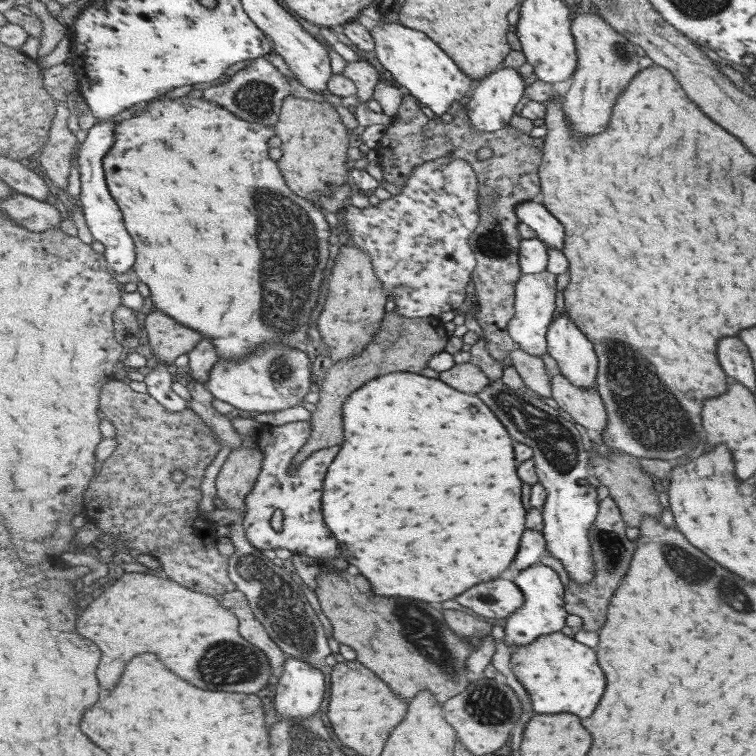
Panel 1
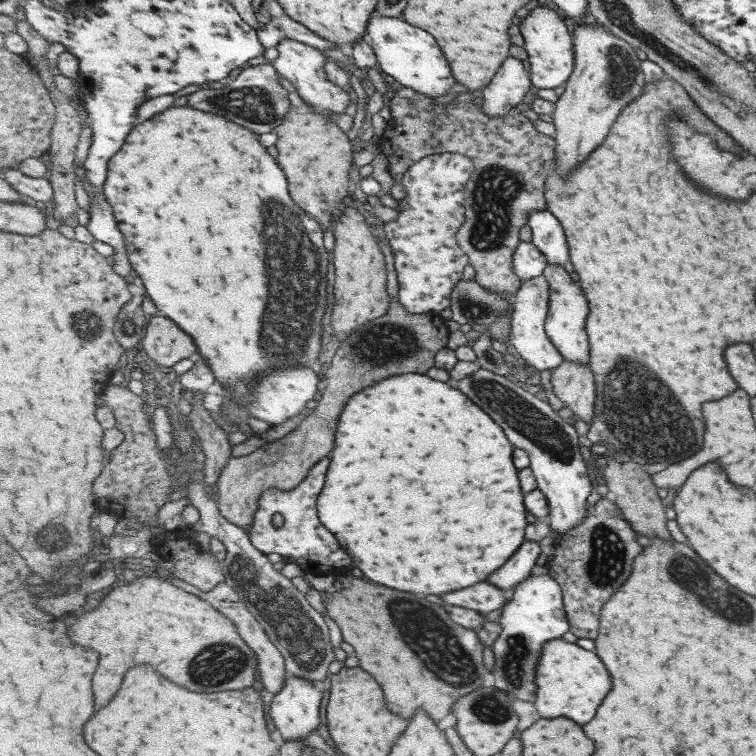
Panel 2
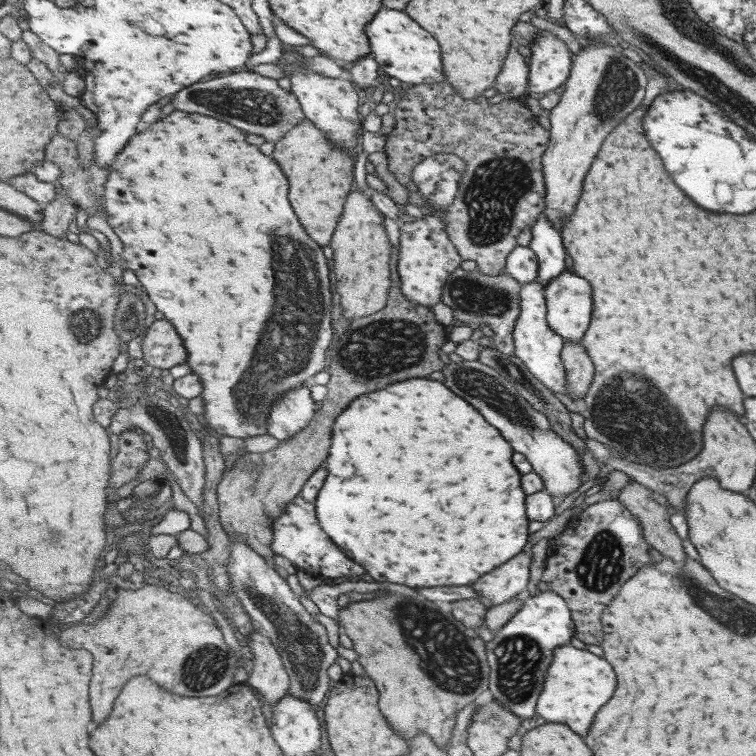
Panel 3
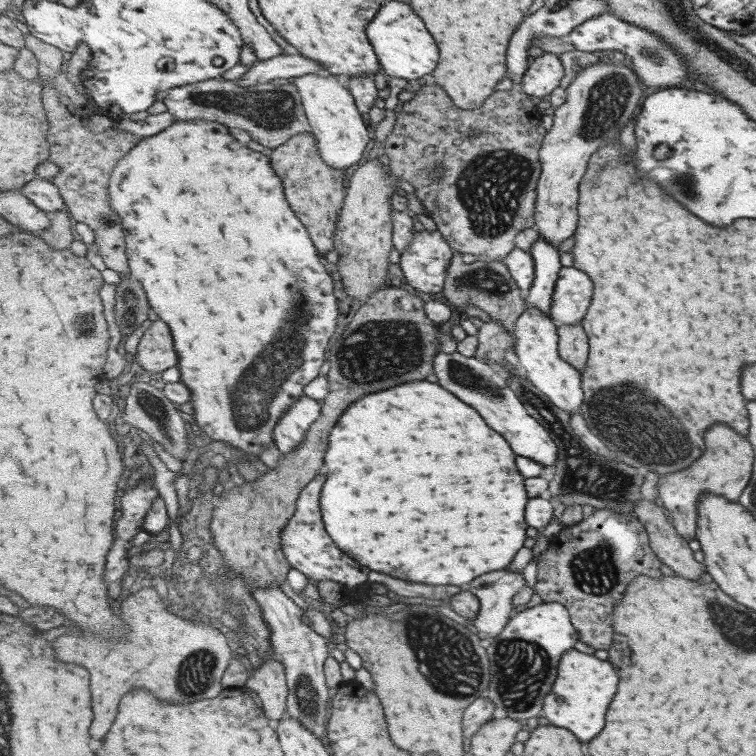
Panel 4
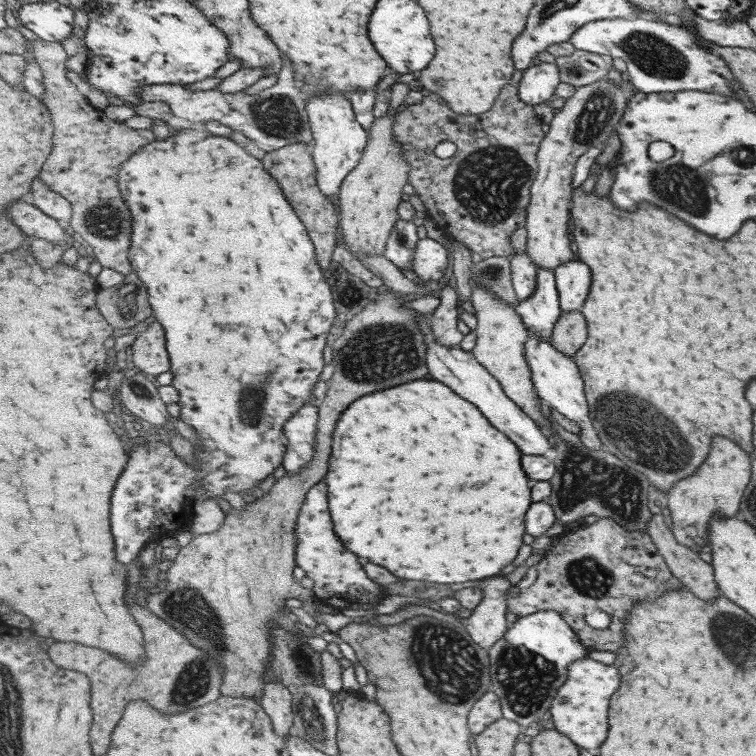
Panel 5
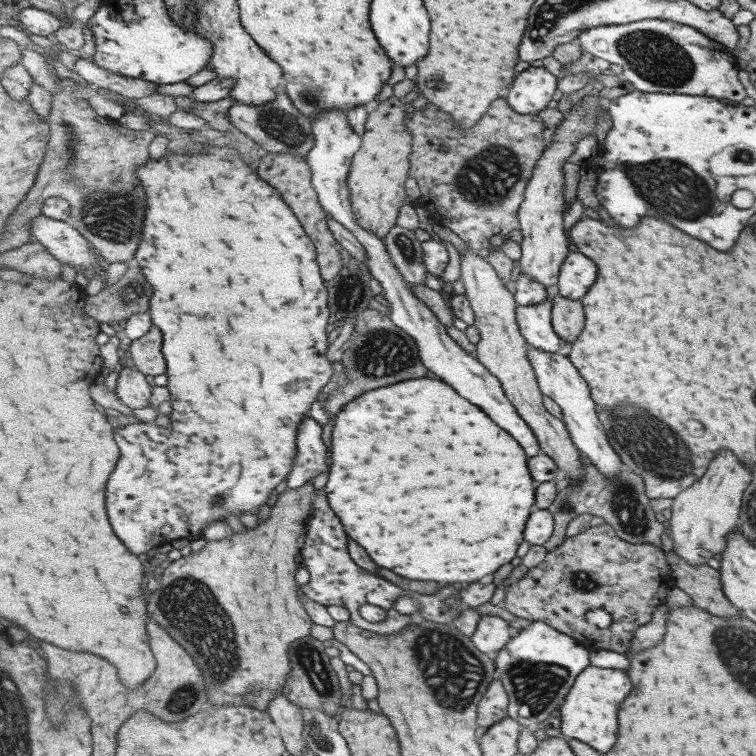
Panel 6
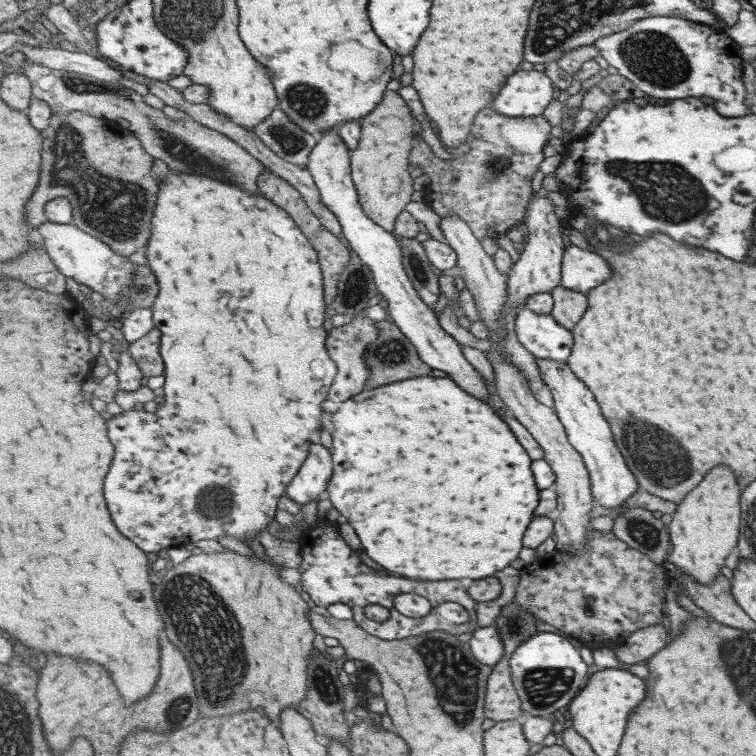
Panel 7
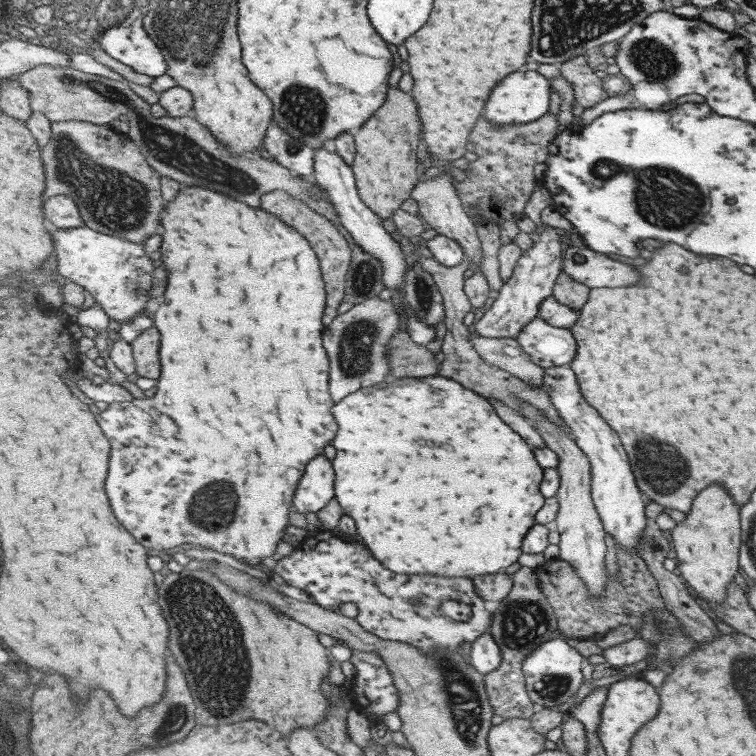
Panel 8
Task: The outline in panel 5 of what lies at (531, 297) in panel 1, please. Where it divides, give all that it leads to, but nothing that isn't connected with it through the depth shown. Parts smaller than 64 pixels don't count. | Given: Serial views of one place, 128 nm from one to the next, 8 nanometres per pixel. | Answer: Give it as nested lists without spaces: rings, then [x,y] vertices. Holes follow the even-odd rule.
[[[531,332],[530,337],[527,344],[525,344],[525,359],[528,360],[528,364],[532,368],[537,394],[551,407],[577,423],[580,427],[578,436],[587,448],[595,451],[605,450],[600,434],[598,434],[595,423],[593,423],[590,402],[585,392],[585,379],[580,372],[580,366],[575,362],[574,358],[557,350],[553,343],[541,340]]]

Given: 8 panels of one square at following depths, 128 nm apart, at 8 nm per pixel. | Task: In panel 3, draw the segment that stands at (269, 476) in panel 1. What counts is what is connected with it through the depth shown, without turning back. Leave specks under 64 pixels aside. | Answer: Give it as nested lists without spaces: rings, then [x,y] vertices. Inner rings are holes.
[[[317,474],[317,478],[313,478],[312,475],[313,482],[309,480],[305,484],[301,490],[301,498],[295,498],[289,502],[285,512],[279,518],[275,518],[275,522],[273,522],[275,540],[271,547],[275,554],[286,557],[310,576],[325,577],[327,580],[344,578],[346,581],[353,581],[353,578],[367,574],[367,570],[361,564],[357,564],[355,560],[347,558],[343,554],[343,550],[339,546],[335,546],[335,542],[329,538],[329,534],[321,528],[321,524],[317,520],[317,512],[315,512],[315,500],[317,500],[317,494],[323,488],[327,476],[329,474]]]

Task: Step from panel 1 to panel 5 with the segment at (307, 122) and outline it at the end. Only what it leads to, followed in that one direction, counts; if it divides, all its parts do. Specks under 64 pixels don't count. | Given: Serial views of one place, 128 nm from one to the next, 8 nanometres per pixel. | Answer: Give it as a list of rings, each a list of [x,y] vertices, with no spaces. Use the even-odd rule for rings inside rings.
[[[297,142],[280,148],[279,150],[266,153],[263,158],[265,170],[272,174],[277,182],[280,183],[284,190],[285,196],[292,203],[297,214],[303,219],[308,233],[316,246],[318,261],[322,270],[329,271],[333,261],[333,252],[337,248],[339,241],[337,240],[337,226],[340,226],[340,218],[337,217],[338,204],[336,200],[327,198],[321,192],[321,186],[317,182],[317,166],[313,158],[312,144],[305,142]]]

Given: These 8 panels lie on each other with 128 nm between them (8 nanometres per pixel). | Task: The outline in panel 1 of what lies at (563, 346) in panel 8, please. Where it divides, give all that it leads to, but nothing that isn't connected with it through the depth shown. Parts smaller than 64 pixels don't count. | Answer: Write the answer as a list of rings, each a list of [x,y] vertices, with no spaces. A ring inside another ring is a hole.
[[[540,199],[527,200],[517,208],[520,222],[528,224],[539,234],[539,239],[548,248],[563,251],[565,248],[565,228],[563,224],[549,212]]]

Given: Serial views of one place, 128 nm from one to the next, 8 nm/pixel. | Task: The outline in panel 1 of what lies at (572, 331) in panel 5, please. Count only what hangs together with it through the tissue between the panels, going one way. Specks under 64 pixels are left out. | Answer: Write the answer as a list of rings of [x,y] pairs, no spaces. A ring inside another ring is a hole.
[[[560,372],[551,379],[552,398],[557,404],[592,435],[604,434],[605,427],[609,425],[609,414],[600,392],[591,387],[577,387]]]

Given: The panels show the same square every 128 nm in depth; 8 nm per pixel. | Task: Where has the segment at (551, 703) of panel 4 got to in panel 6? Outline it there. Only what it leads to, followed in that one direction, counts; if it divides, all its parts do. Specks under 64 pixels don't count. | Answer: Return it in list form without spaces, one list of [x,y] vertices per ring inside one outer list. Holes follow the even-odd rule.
[[[589,665],[577,676],[568,698],[565,698],[561,706],[561,732],[565,738],[581,739],[591,744],[595,750],[607,754],[617,744],[619,706],[631,696],[633,688],[635,686],[627,671]]]

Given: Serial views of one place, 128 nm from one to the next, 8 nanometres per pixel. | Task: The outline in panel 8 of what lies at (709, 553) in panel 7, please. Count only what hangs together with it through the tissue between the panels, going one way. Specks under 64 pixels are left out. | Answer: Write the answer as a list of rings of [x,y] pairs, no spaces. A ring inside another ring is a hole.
[[[711,486],[701,494],[701,498],[695,498],[689,512],[685,512],[684,519],[673,528],[669,534],[676,551],[677,570],[681,578],[689,584],[688,591],[693,595],[702,598],[706,602],[723,602],[725,600],[725,590],[733,576],[737,574],[737,556],[740,556],[739,544],[739,510],[733,504],[733,500],[727,496],[727,492],[719,486]]]

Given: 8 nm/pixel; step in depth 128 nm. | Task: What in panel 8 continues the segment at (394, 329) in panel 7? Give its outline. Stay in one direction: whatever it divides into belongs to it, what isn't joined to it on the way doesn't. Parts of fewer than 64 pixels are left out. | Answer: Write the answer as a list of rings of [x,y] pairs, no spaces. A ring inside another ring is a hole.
[[[399,332],[389,343],[389,357],[393,376],[415,378],[415,376],[440,375],[441,359],[425,345],[414,342],[408,332]]]

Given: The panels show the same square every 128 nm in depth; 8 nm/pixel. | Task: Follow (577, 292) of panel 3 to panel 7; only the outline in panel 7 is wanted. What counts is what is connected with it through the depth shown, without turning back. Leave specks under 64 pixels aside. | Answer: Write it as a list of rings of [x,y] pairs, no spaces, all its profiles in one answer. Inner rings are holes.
[[[571,245],[565,251],[562,266],[562,285],[588,293],[613,278],[613,265],[595,251]]]

